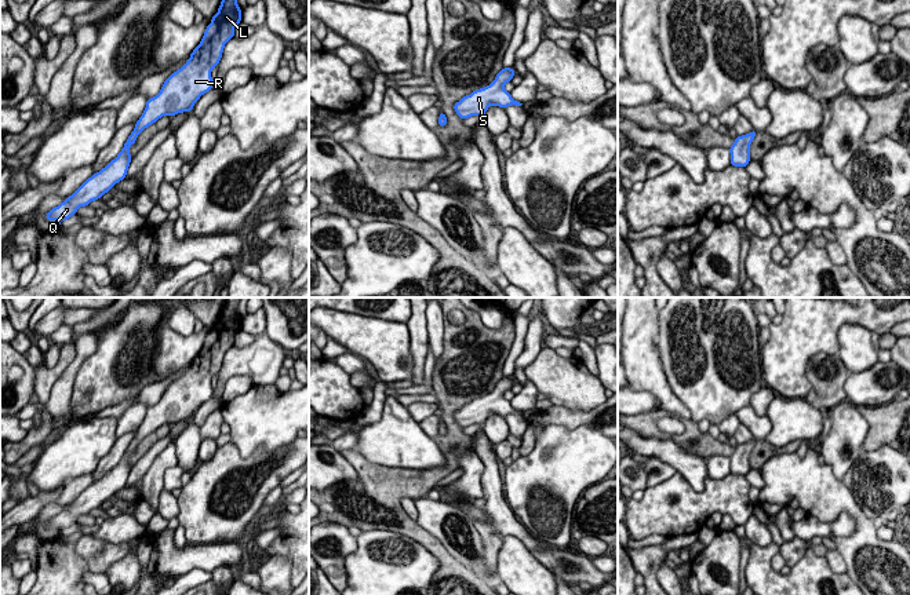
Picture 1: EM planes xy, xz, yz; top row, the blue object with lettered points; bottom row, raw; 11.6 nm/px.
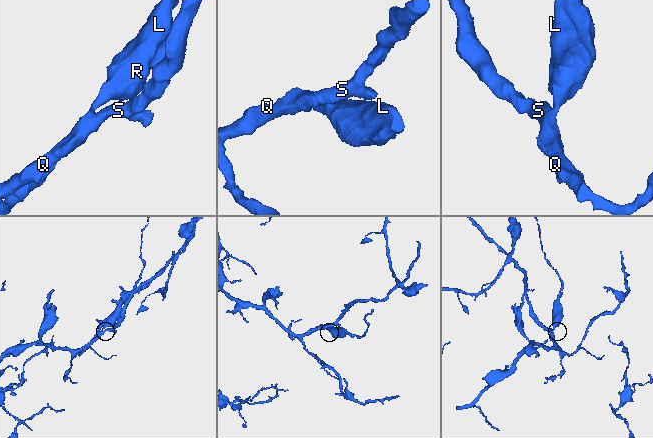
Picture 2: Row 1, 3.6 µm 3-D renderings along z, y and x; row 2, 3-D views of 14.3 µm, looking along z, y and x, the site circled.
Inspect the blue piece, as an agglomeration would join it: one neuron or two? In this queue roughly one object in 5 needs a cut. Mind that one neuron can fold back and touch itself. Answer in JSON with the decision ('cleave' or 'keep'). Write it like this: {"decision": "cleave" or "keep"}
{"decision": "keep"}

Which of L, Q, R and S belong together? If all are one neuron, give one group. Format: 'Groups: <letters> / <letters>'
Groups: L Q R S

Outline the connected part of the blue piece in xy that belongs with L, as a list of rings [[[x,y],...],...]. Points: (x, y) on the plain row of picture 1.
[[[228,298],[221,309],[218,321],[207,335],[200,353],[193,358],[188,370],[170,383],[160,401],[148,408],[146,416],[128,445],[124,456],[105,477],[88,486],[72,504],[47,523],[47,529],[62,529],[76,523],[80,515],[99,508],[116,492],[125,488],[130,471],[130,455],[135,452],[138,443],[156,431],[163,424],[175,424],[192,420],[201,404],[208,401],[214,388],[212,377],[219,372],[225,353],[233,347],[234,336],[241,331],[241,318],[237,307],[241,298]]]

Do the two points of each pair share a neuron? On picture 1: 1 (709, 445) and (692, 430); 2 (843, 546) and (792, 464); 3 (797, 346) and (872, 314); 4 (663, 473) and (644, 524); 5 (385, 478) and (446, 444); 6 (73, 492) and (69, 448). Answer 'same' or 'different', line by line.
1: same
2: same
3: same
4: different
5: same
6: different

